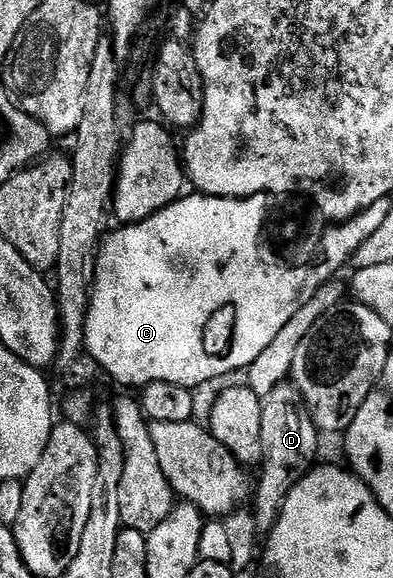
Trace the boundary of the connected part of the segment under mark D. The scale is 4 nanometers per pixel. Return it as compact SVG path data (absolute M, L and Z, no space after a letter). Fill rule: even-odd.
M291 381L275 385L271 393L264 395L261 412L263 413L263 437L259 464L261 480L258 483L256 480L255 483L255 494L251 499L254 515L251 515L251 519L258 532L268 533L273 530L273 526L281 516L281 506L285 504L289 490L304 475L309 474L314 466L313 458L317 455L319 432L309 411L305 408L299 389Z

